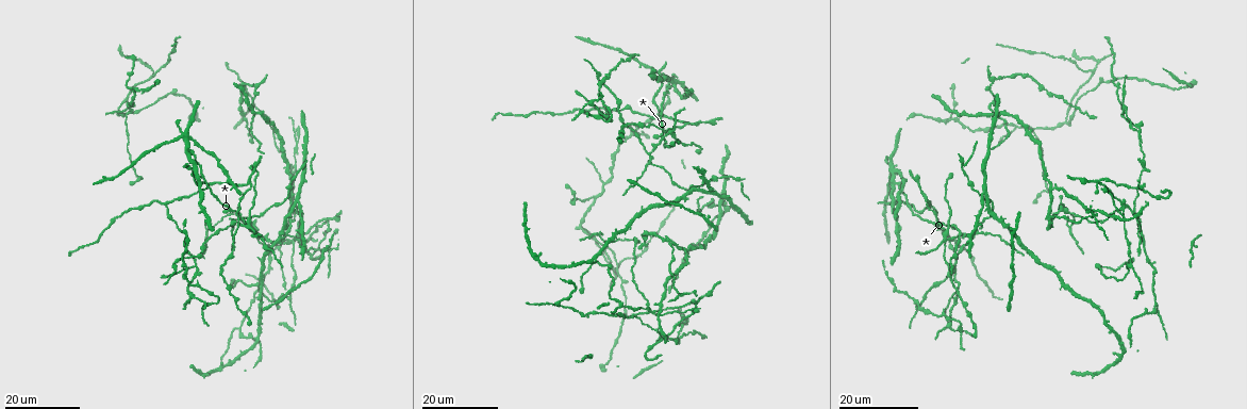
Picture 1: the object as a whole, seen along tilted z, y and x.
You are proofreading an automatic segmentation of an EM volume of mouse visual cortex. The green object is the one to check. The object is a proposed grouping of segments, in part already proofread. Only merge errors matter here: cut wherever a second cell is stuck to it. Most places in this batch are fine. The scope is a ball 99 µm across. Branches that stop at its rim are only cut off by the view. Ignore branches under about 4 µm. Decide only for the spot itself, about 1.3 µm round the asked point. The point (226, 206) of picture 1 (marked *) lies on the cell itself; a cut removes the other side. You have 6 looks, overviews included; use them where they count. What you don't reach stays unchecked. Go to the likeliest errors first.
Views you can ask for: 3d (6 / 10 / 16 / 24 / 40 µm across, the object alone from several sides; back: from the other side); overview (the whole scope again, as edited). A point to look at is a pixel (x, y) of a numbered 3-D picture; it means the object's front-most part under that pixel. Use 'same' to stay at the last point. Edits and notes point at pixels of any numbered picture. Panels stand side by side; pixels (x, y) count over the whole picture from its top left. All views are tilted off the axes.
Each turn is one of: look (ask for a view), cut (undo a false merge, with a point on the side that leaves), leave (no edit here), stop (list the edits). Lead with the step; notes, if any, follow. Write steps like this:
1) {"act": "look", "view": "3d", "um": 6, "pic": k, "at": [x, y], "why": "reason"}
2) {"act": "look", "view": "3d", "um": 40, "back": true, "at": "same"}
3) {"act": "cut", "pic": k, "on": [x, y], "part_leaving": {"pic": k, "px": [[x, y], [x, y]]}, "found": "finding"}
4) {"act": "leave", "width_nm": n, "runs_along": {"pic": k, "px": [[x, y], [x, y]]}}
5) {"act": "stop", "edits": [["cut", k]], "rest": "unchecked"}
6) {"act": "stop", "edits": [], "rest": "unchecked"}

{"act": "look", "view": "3d", "um": 16, "pic": 1, "at": [1133, 213], "why": "four-way junction"}

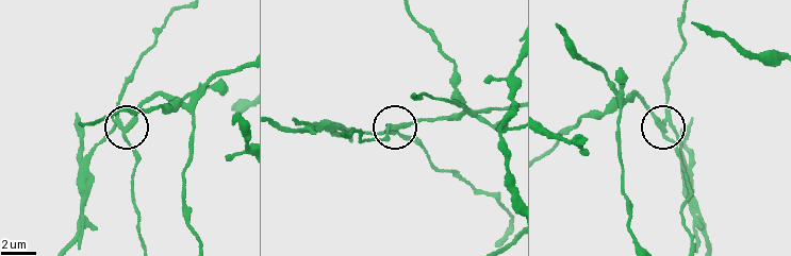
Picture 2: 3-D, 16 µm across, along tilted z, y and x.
{"act": "look", "view": "3d", "um": 10, "pic": 2, "at": [119, 119]}

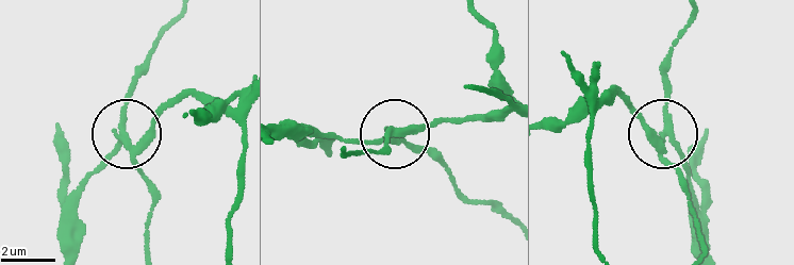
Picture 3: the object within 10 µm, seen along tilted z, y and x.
{"act": "cut", "pic": 3, "on": [151, 181], "width_nm": 260, "part_leaving": {"pic": 3, "px": [[128, 146], [125, 103], [131, 82], [172, 20]]}, "found": "two cells meet here"}

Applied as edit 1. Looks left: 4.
{"act": "look", "view": "3d", "um": 16, "pic": 1, "at": [190, 298], "why": "small branch off a trunk"}

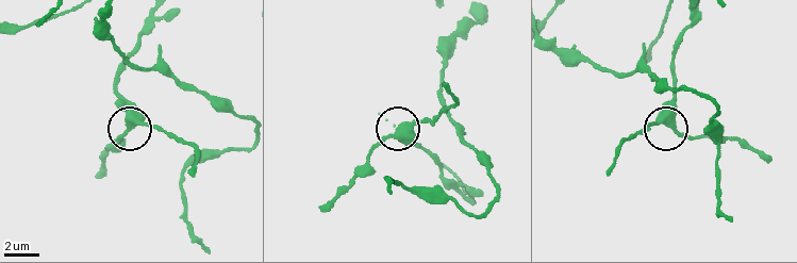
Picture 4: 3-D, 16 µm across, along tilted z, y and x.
{"act": "look", "view": "3d", "um": 6, "pic": 4, "at": [133, 121]}

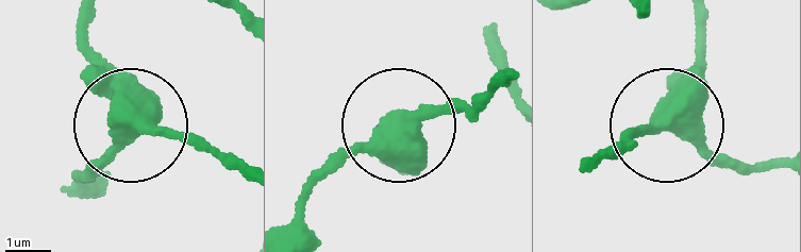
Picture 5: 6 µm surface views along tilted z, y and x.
{"act": "leave", "width_nm": 440, "runs_along": {"pic": 5, "px": [[704, 19], [702, 63], [671, 117], [724, 154], [770, 166]]}, "found": "all the same cell"}

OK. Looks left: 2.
{"act": "stop", "edits": [["cut", 3]], "rest": "unchecked"}

